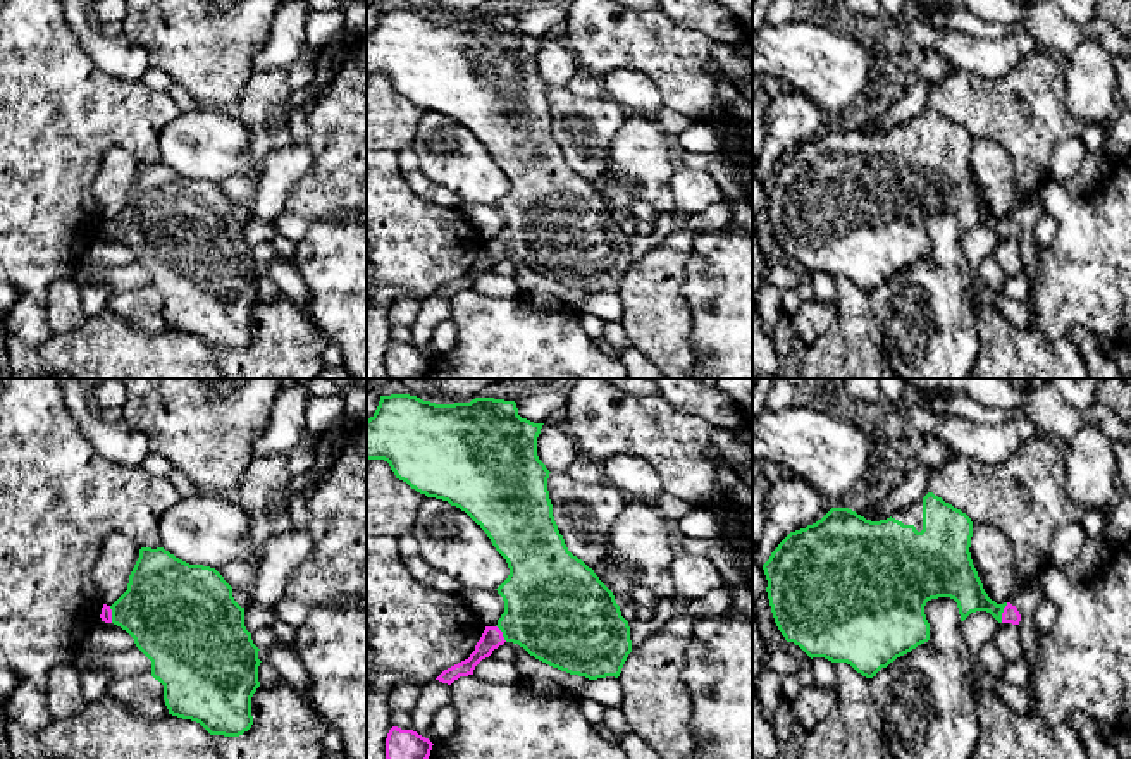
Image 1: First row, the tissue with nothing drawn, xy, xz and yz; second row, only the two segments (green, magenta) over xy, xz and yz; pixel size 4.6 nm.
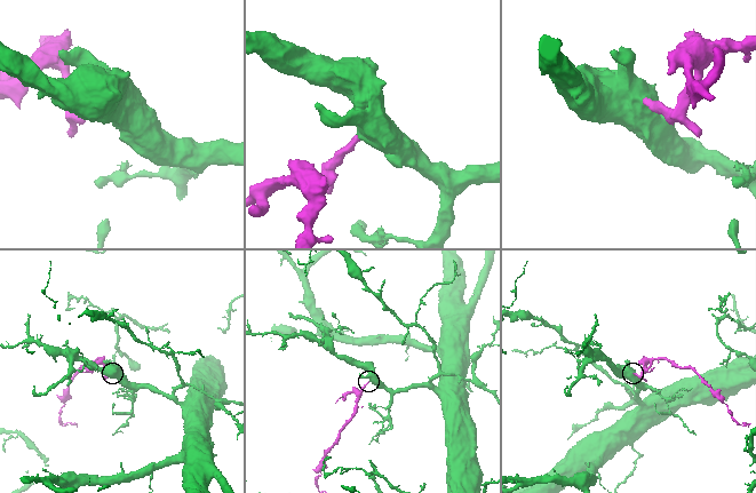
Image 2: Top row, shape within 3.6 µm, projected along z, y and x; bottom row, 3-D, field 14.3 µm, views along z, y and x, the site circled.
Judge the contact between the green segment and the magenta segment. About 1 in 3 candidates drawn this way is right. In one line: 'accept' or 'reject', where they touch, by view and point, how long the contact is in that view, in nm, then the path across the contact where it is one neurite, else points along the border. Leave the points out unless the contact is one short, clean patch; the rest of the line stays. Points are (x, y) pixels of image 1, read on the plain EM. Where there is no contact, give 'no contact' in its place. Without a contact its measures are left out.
accept; meets green in yz at (1002, 226); contact 100 nm long; runs through yz (959, 195), (980, 215), (1002, 226), (1011, 229)

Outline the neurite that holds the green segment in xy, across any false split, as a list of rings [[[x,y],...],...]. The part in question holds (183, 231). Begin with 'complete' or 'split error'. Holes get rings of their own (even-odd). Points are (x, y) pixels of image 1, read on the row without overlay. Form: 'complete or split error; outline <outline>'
split error; outline [[[141,162],[127,205],[112,220],[103,219],[100,232],[126,244],[151,275],[151,291],[164,299],[169,329],[196,336],[210,349],[239,351],[251,342],[251,312],[260,301],[260,263],[244,241],[244,222],[234,215],[232,201],[215,182],[189,179],[164,162]]]

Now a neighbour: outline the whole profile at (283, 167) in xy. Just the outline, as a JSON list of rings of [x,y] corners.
[[[291,143],[270,151],[258,181],[251,215],[262,222],[272,222],[282,210],[291,188],[305,177],[312,162],[313,155],[306,143]]]

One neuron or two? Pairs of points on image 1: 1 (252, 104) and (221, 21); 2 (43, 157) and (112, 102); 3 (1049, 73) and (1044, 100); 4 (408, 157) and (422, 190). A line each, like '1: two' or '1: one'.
1: two
2: one
3: one
4: one

